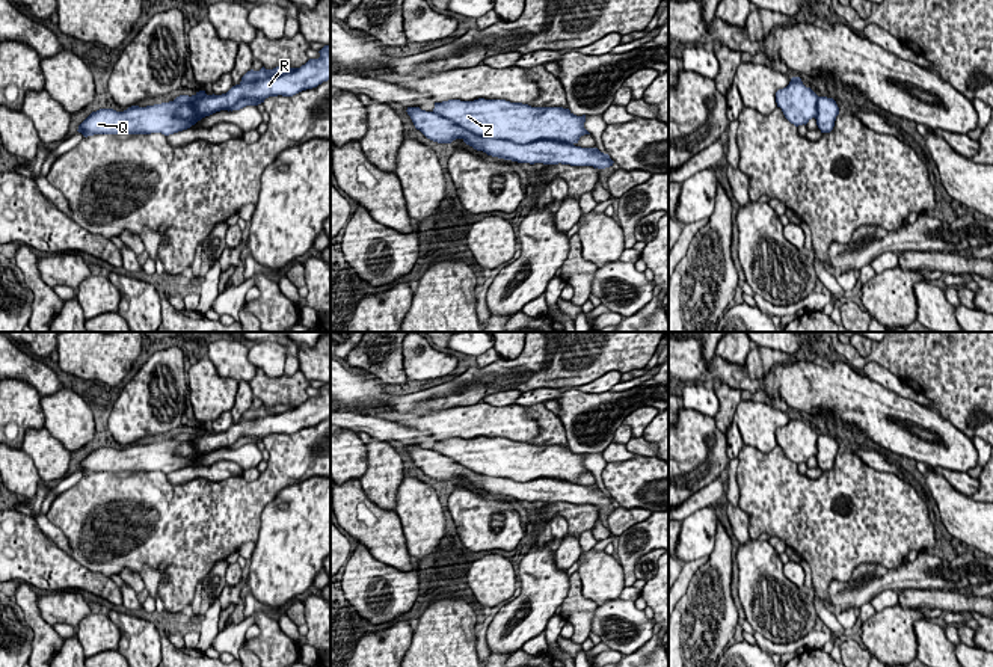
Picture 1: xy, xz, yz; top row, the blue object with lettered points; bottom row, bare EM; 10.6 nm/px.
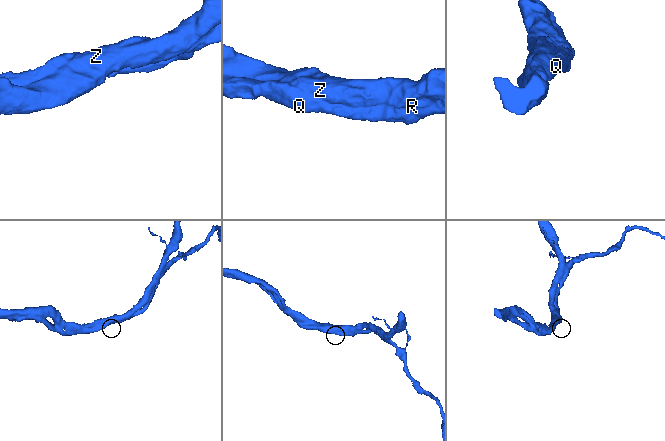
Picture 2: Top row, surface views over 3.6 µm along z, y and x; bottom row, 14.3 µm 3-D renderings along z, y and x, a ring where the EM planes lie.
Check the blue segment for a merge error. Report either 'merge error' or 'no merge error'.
no merge error

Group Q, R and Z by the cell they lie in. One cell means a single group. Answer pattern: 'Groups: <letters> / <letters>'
Groups: Q R Z

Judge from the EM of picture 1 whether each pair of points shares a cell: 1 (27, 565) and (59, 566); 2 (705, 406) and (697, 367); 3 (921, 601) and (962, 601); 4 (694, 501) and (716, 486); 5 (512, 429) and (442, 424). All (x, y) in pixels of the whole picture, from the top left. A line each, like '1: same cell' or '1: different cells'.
1: same cell
2: different cells
3: same cell
4: same cell
5: same cell

